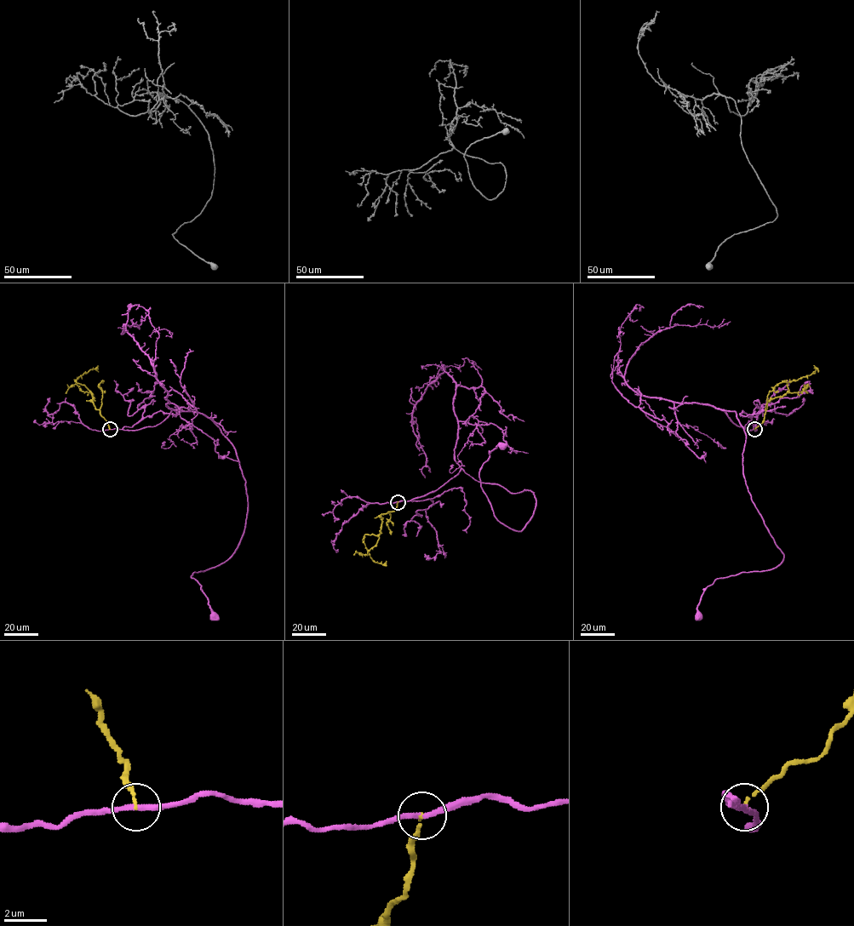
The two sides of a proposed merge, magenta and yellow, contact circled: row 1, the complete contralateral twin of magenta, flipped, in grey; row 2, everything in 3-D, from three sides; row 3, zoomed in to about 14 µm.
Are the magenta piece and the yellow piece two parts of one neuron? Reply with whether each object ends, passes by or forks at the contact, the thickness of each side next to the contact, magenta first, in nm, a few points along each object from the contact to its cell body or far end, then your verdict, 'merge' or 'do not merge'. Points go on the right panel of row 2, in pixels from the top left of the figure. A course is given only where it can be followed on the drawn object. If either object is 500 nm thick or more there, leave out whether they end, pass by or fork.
magenta passes by | yellow ends | 240/150 nm | magenta via (754, 429), (722, 409), (736, 412), (743, 427), (747, 491), (783, 559), (717, 579), (702, 594), (699, 617) | yellow via (754, 429), (763, 422), (767, 402), (782, 397), (788, 390), (788, 382), (815, 372), (817, 368), (813, 365) | merge

